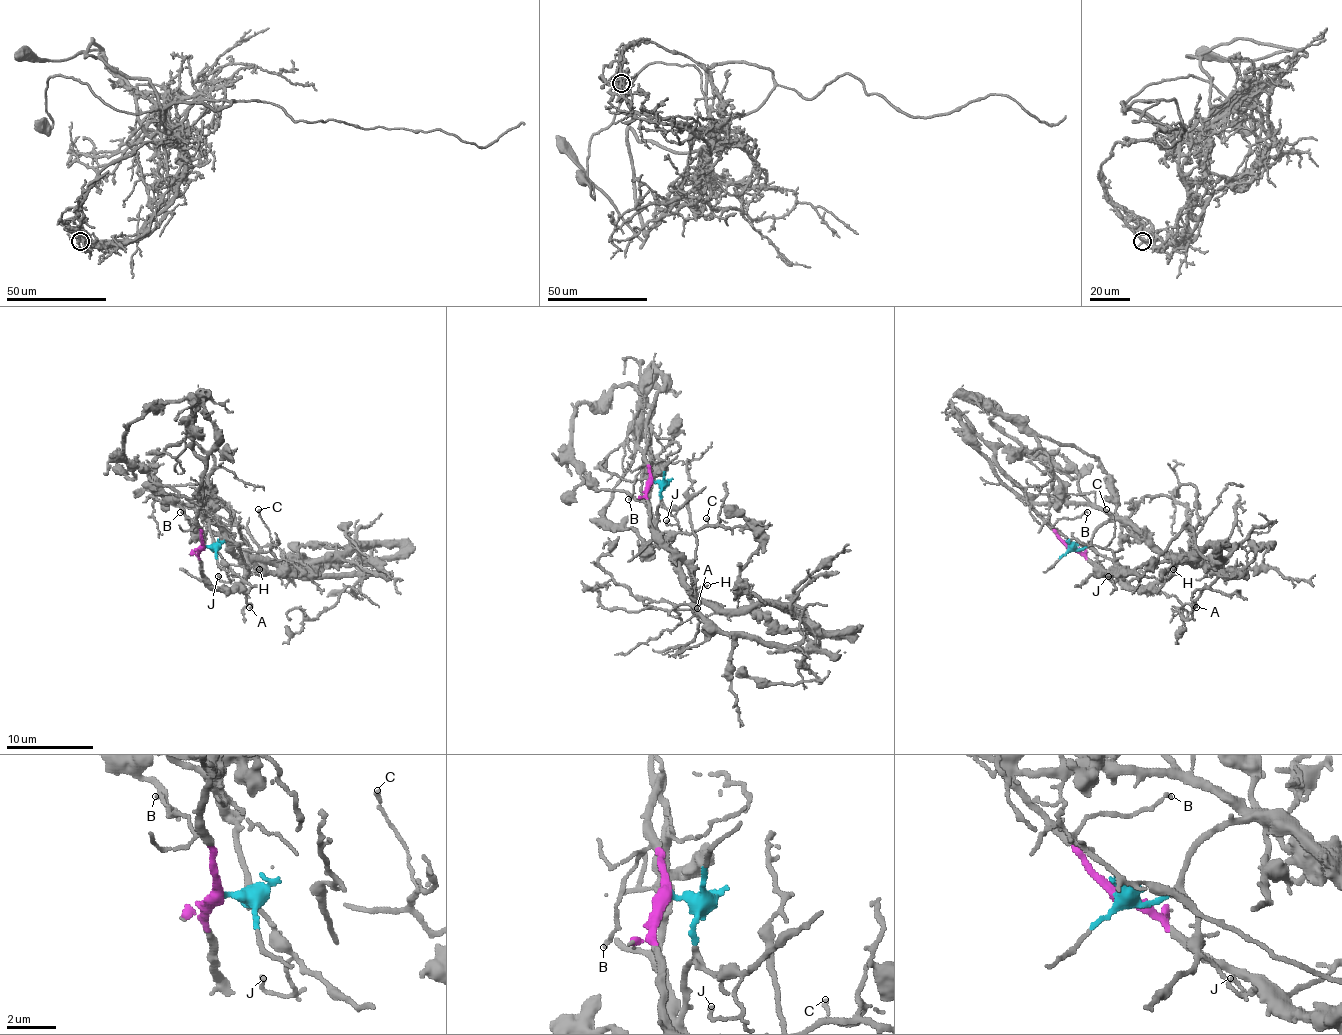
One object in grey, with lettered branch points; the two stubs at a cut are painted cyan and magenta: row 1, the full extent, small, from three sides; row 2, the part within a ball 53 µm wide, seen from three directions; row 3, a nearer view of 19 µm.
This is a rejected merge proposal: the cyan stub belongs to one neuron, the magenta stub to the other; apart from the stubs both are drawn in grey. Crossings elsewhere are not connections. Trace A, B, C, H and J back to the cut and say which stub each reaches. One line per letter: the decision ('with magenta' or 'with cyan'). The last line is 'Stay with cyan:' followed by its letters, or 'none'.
A: with magenta
B: with magenta
C: with cyan
H: with magenta
J: with cyan
Stay with cyan: C, J

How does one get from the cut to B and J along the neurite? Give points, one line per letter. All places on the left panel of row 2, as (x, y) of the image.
B: (204, 547), (197, 525), (180, 512)
J: (204, 547), (215, 547), (230, 579), (223, 582), (219, 575)

